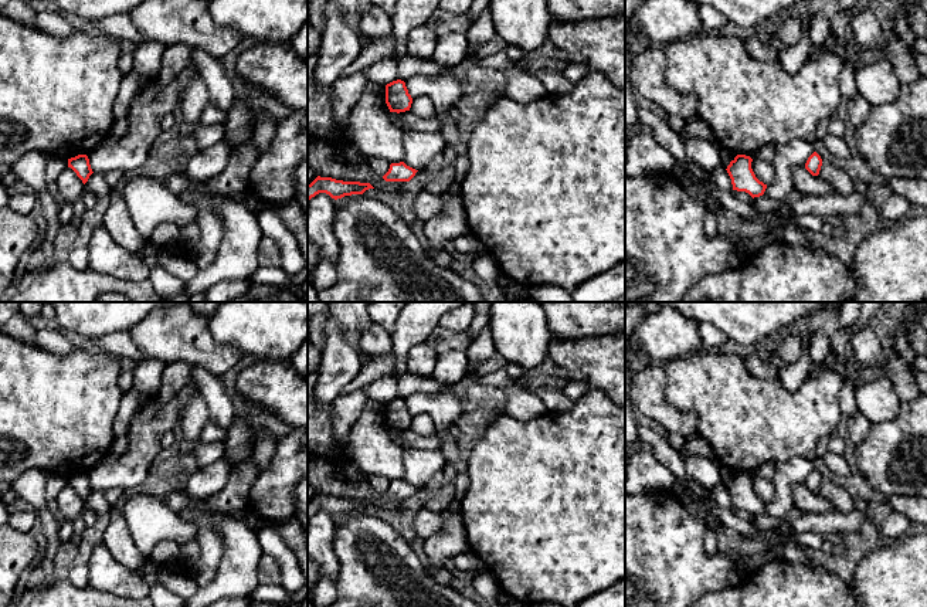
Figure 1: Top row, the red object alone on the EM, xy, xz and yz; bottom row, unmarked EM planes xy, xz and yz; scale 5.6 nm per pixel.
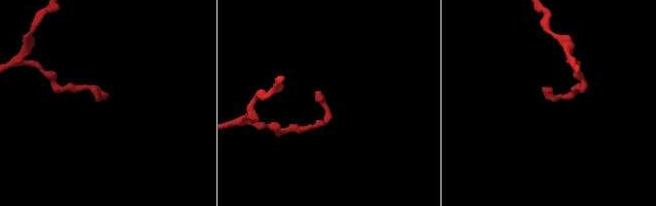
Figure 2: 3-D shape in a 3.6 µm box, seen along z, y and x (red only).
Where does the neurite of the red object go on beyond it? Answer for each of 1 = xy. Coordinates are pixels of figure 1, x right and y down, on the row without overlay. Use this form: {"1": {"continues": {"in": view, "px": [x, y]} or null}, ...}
{"1": {"continues": null}}

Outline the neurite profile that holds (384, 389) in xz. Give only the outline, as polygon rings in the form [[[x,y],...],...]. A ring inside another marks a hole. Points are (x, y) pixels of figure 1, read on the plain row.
[[[384,376],[366,387],[366,394],[380,403],[401,397],[394,376]]]

